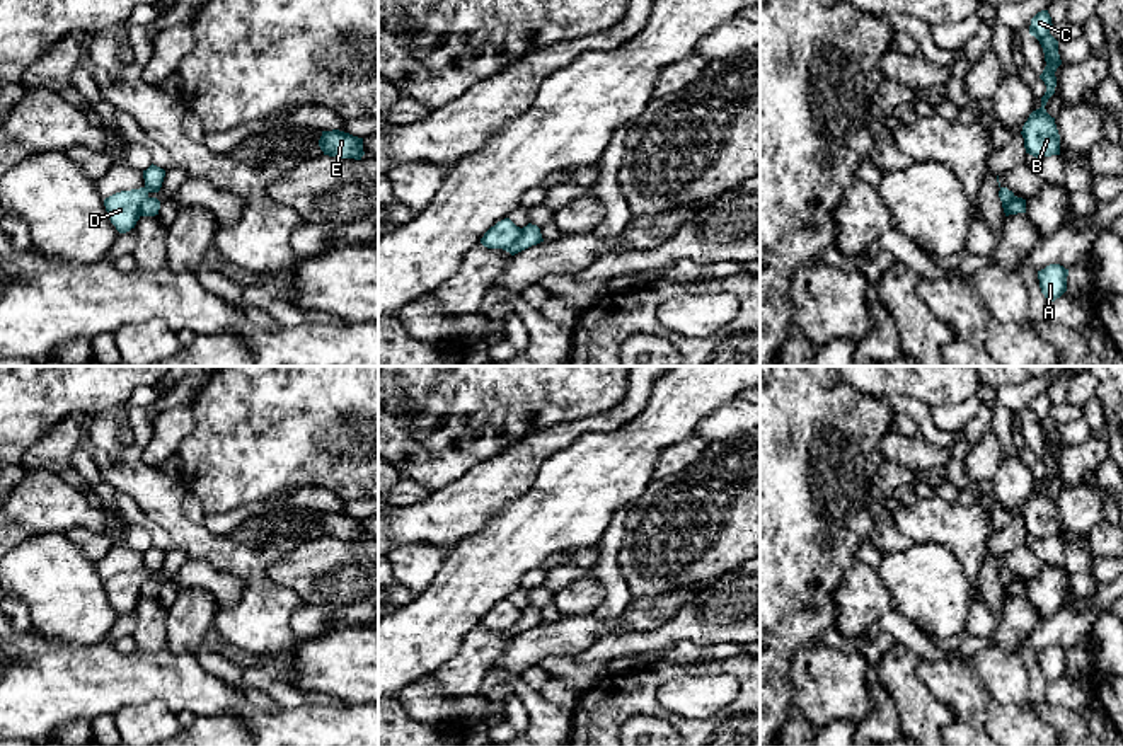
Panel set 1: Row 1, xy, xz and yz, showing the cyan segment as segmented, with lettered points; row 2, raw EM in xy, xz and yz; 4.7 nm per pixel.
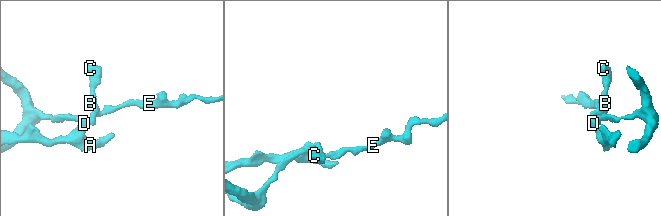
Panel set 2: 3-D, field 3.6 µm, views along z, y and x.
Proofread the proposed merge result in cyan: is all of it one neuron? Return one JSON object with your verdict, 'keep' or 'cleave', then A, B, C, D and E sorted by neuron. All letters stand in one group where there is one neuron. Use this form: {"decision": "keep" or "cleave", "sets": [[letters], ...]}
{"decision": "cleave", "sets": [["A", "D"], ["B", "C", "E"]]}

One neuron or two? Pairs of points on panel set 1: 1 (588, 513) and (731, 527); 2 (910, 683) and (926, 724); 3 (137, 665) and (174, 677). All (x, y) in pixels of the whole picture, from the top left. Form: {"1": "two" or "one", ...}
{"1": "two", "2": "one", "3": "one"}

